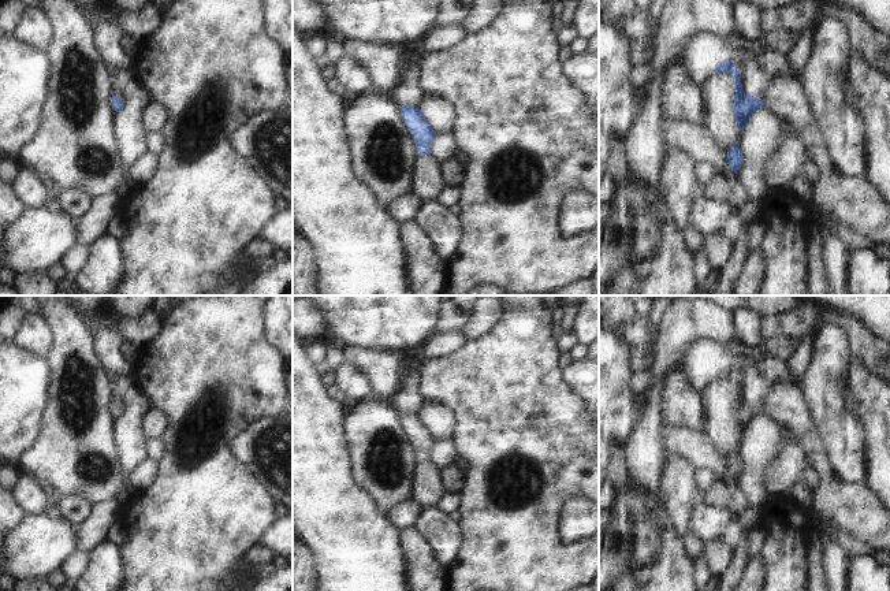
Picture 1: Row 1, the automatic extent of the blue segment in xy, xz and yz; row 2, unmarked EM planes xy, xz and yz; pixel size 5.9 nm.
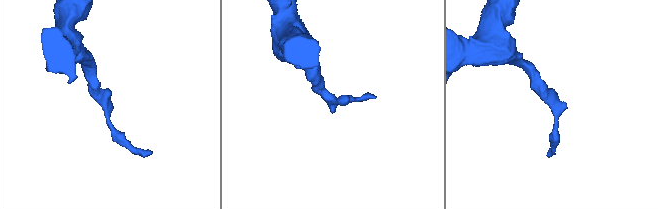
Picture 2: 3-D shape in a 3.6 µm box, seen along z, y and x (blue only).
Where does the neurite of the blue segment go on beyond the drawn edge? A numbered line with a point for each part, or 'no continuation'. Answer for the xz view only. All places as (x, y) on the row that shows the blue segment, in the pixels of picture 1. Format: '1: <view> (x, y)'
1: xz (429, 182)

